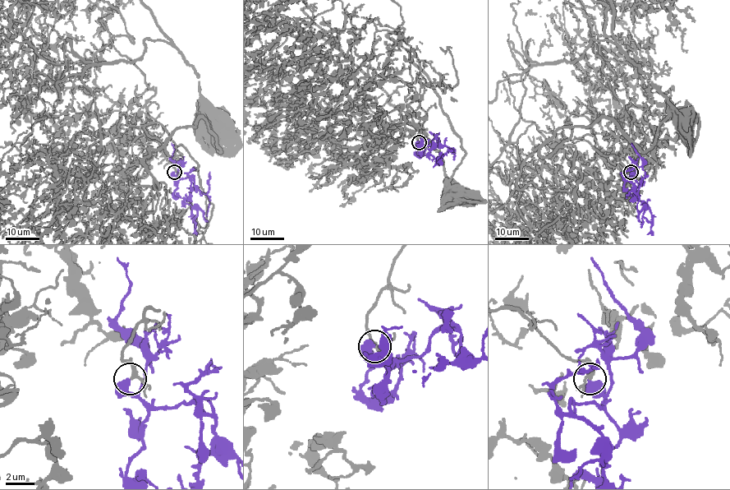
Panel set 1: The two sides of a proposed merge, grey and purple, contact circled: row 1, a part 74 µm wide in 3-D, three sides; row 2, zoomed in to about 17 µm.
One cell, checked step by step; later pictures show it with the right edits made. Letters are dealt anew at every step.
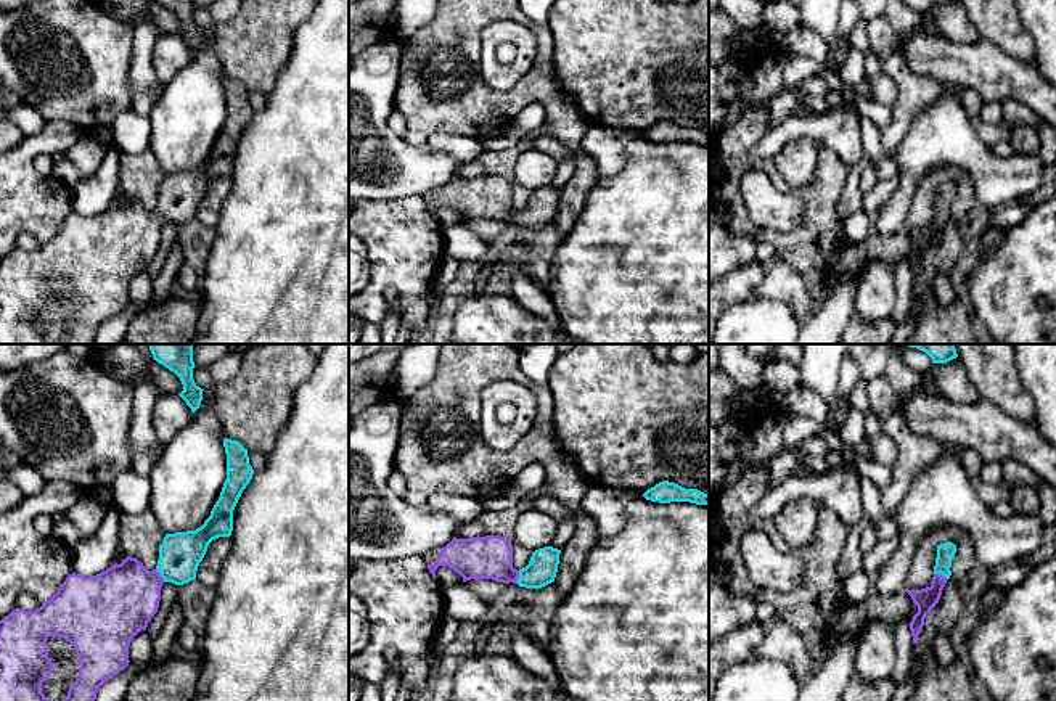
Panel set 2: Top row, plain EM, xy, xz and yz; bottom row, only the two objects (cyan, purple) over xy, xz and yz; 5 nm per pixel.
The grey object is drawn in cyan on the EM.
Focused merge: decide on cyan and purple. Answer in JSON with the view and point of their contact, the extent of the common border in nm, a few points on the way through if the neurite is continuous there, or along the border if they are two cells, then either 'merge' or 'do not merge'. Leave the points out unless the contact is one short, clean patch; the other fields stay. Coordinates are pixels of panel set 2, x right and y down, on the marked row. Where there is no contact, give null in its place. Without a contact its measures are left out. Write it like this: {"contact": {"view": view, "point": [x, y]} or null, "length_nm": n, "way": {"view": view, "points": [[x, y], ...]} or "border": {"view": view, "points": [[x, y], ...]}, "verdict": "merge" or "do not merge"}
{"contact": {"view": "yz", "point": [941, 573]}, "length_nm": 80, "way": {"view": "yz", "points": [[945, 552], [941, 573], [936, 589], [926, 598]]}, "verdict": "merge"}

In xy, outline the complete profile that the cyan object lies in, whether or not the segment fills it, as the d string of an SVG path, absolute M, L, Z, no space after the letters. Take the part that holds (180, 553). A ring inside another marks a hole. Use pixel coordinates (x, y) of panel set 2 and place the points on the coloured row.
M225 437L223 447L227 479L211 516L196 531L166 534L153 571L137 558L127 556L121 564L92 577L72 572L39 609L16 608L0 621L0 701L48 701L42 693L42 683L55 670L47 645L51 635L66 638L74 646L80 666L64 701L95 701L100 687L129 666L130 642L138 632L146 630L149 619L158 613L162 584L183 585L194 580L209 543L231 535L233 510L254 469L248 449L239 442Z

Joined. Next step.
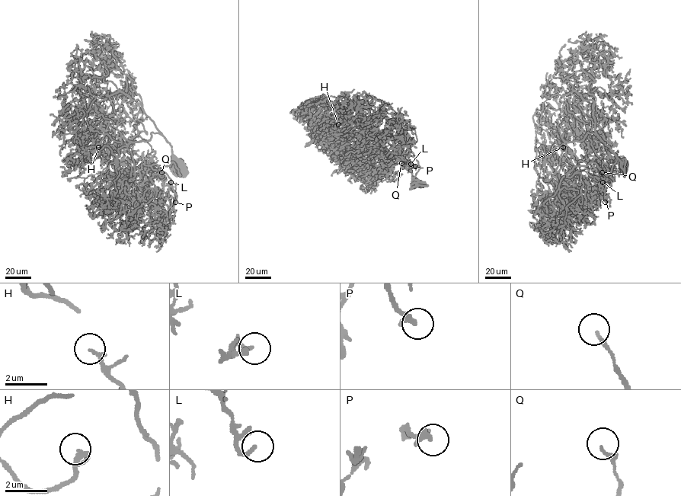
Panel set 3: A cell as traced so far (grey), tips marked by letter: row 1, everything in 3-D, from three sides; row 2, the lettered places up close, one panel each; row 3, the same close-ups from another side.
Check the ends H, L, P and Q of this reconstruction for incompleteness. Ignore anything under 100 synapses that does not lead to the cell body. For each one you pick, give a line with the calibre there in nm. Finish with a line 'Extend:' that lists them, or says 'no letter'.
H: 220 nm thick
Extend: H

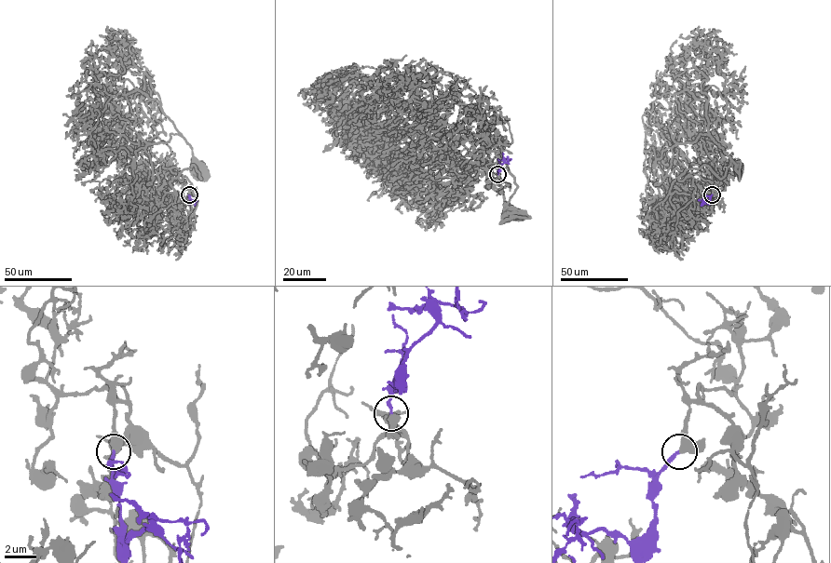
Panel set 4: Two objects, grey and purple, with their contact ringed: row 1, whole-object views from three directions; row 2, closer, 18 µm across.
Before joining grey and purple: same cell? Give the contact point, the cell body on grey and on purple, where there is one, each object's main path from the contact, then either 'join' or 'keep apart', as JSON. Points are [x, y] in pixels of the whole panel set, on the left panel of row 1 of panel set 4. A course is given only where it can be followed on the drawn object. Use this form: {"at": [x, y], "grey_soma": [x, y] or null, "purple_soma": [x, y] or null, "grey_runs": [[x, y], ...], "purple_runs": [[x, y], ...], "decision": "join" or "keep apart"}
{"at": [189, 194], "grey_soma": [197, 167], "purple_soma": null, "grey_runs": [[189, 194], [183, 176], [170, 168], [178, 169], [182, 180], [179, 174], [193, 165], [200, 179], [198, 167]], "purple_runs": [[189, 194], [190, 202], [195, 201], [195, 206]], "decision": "join"}

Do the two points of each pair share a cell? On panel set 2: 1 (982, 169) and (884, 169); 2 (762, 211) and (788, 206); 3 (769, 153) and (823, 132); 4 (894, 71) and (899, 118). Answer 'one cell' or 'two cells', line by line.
1: two cells
2: one cell
3: one cell
4: one cell

